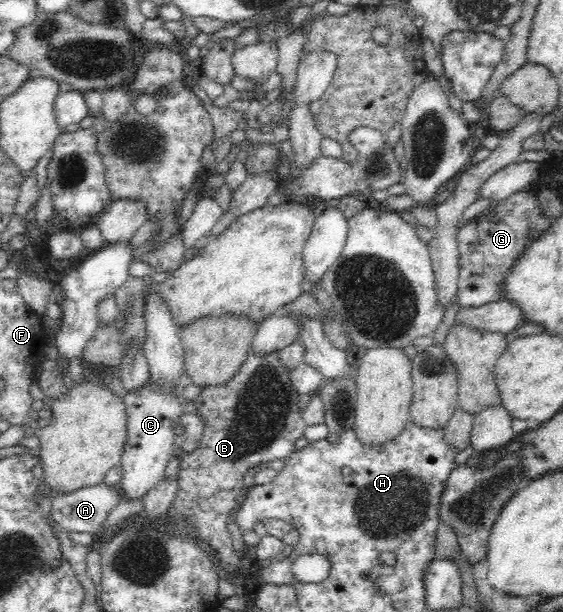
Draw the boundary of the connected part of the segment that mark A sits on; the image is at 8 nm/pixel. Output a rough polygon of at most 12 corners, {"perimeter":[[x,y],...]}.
{"perimeter":[[98,485],[55,495],[50,515],[70,532],[94,535],[124,501]]}

